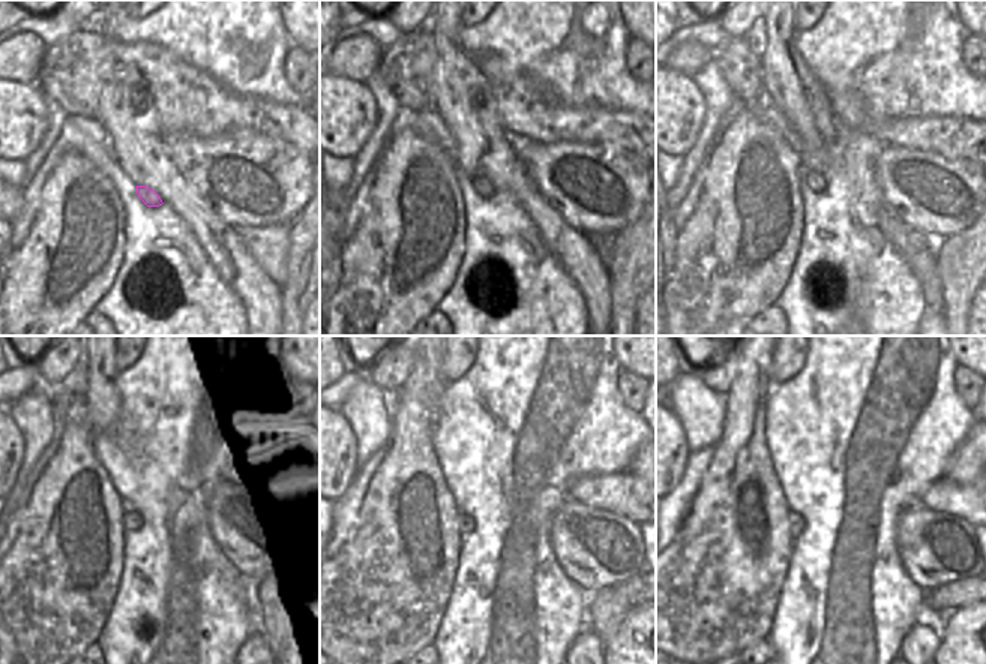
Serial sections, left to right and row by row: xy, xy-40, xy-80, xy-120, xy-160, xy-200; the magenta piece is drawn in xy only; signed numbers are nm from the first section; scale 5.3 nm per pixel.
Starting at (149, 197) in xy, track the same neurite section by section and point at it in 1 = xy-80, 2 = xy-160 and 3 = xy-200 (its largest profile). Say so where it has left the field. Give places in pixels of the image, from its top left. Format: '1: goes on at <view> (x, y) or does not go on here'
1: goes on at xy-80 (812, 180)
2: goes on at xy-160 (464, 522)
3: goes on at xy-200 (797, 523)

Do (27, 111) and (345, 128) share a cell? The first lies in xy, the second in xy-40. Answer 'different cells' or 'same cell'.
same cell

